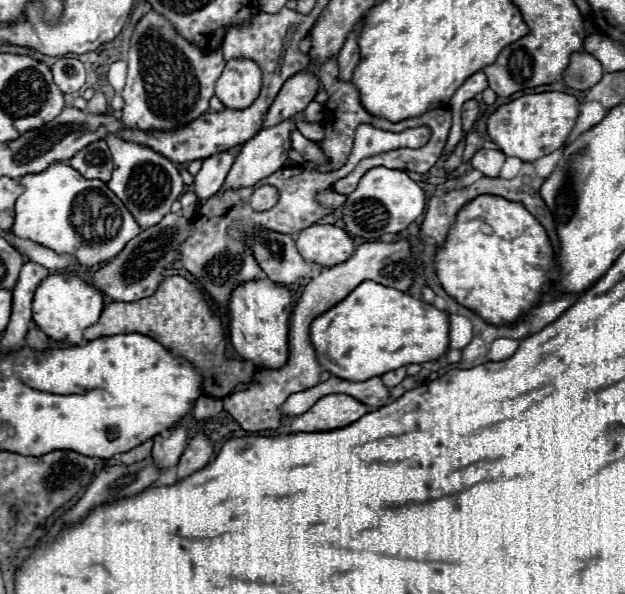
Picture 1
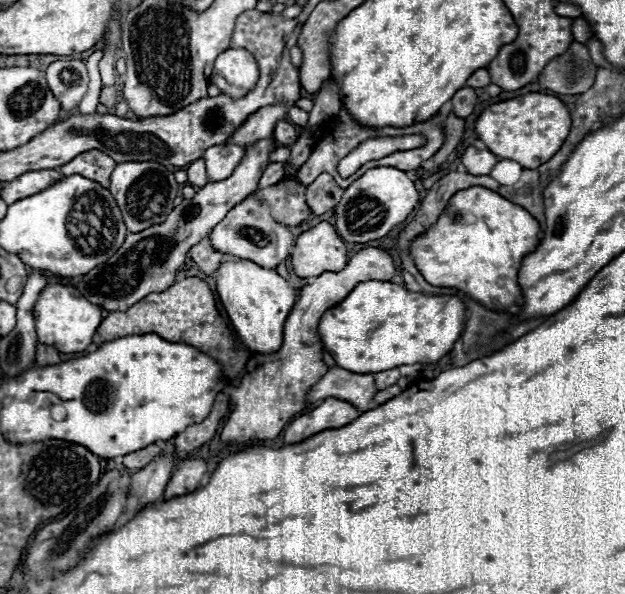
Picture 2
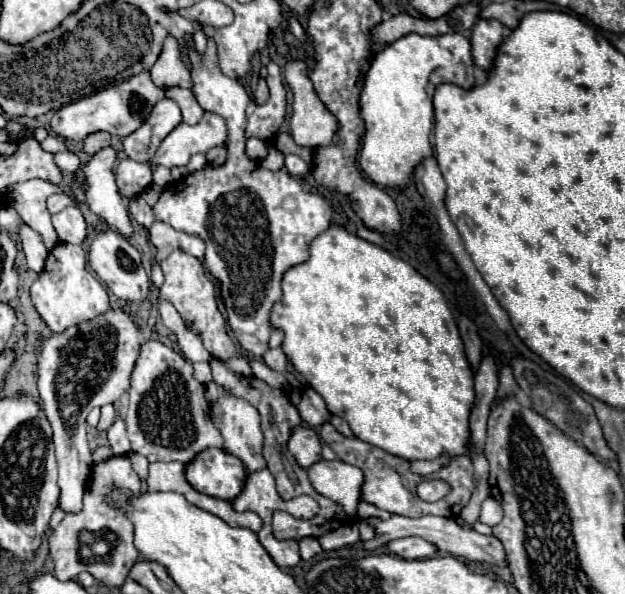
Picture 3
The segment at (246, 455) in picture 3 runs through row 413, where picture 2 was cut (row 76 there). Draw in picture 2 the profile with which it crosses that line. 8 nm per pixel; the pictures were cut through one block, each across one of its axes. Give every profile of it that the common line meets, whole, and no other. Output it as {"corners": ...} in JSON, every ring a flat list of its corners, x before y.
{"corners":[[244,48,224,50,216,58,210,76,210,82,228,96,244,96,250,88,254,88,254,80,258,80,258,64]]}

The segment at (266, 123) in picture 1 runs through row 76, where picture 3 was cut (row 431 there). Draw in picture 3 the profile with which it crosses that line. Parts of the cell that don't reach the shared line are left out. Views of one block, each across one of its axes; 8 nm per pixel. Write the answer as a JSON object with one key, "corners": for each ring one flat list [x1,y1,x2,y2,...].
{"corners":[[294,426,288,440,288,450,296,458,296,462,306,468,320,460,320,438,312,428]]}

